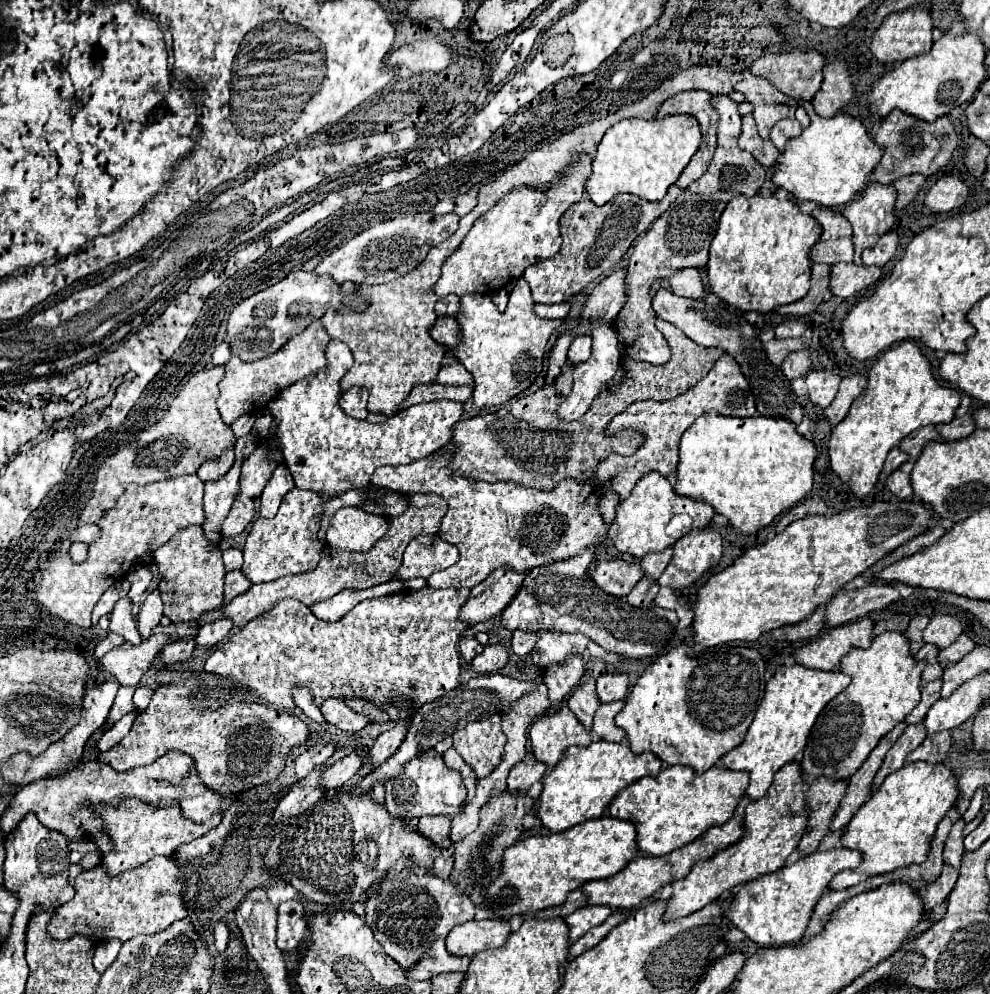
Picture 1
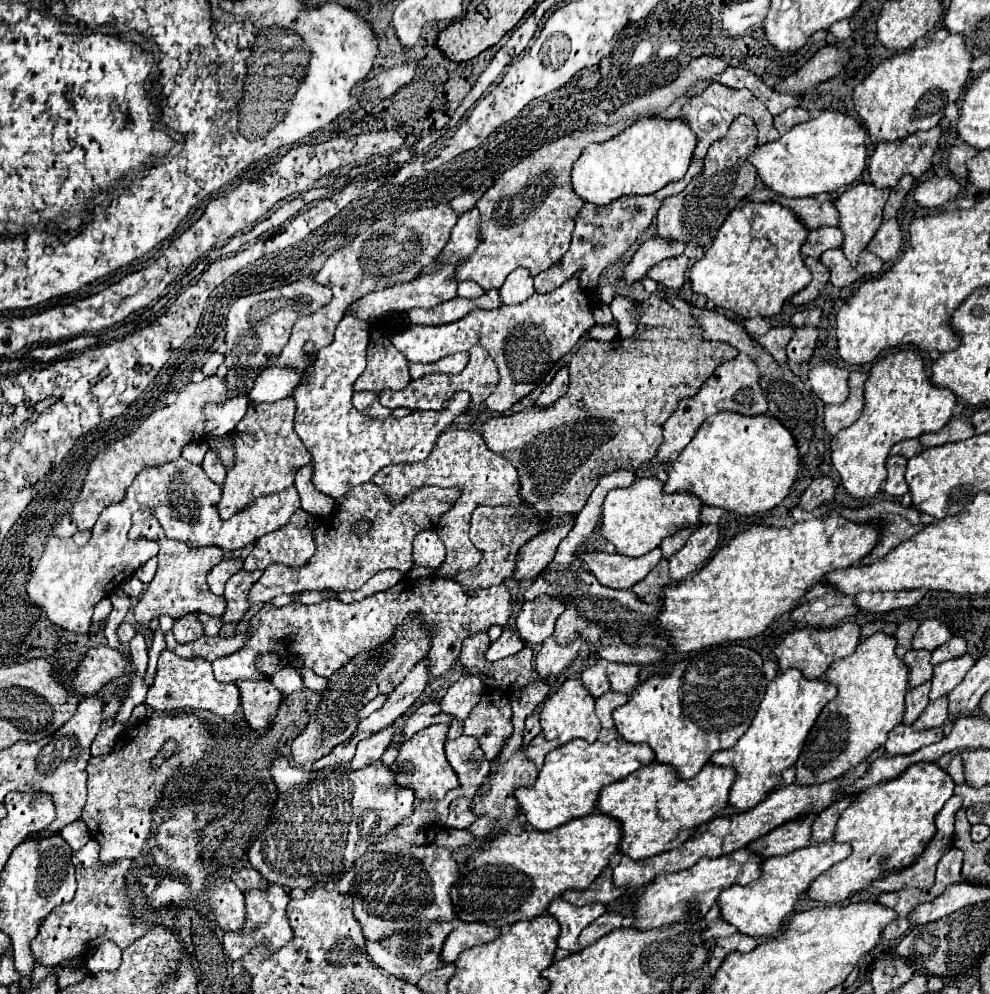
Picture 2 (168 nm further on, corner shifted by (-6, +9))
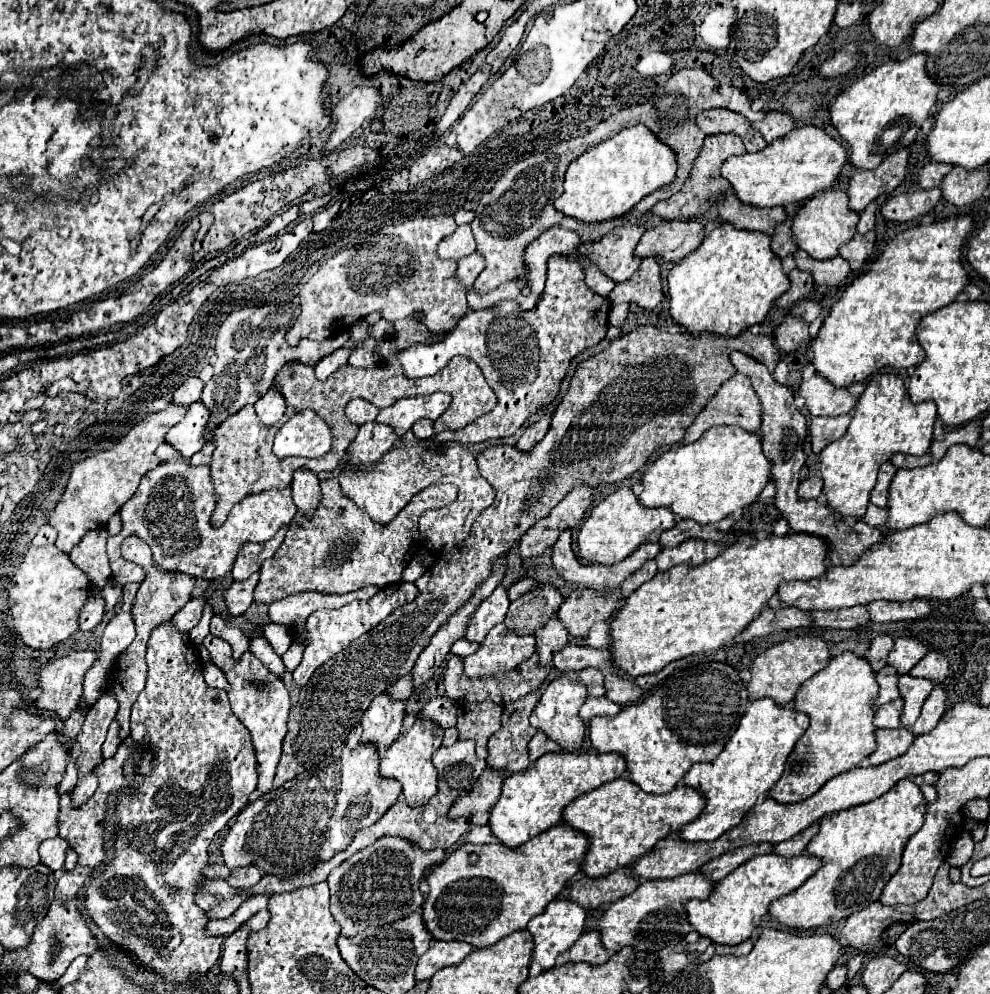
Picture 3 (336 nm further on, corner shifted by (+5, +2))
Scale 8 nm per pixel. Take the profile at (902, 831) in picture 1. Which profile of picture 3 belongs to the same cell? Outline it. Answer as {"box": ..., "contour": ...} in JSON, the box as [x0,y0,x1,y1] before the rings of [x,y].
{"box":[769,778,927,928],"contour":[[[903,778],[895,784],[895,788],[891,788],[887,794],[879,796],[873,802],[853,806],[849,810],[841,810],[837,814],[829,814],[821,818],[819,822],[821,830],[807,846],[807,852],[821,858],[823,866],[815,872],[815,876],[811,876],[797,890],[793,890],[791,894],[771,904],[769,912],[773,914],[773,918],[777,918],[783,926],[789,926],[789,928],[821,928],[821,926],[833,926],[839,920],[845,920],[851,914],[865,908],[865,904],[875,902],[883,886],[887,884],[887,880],[899,870],[905,844],[923,826],[925,812],[927,812],[927,800],[921,788],[913,780]]]}

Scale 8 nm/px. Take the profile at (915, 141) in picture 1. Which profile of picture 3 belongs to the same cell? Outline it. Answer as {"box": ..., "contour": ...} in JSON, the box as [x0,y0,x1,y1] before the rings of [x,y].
{"box":[849,148,909,212],"contour":[[[909,148],[887,156],[875,170],[855,170],[849,182],[849,206],[855,212],[863,212],[865,206],[879,194],[891,194],[905,180]]]}

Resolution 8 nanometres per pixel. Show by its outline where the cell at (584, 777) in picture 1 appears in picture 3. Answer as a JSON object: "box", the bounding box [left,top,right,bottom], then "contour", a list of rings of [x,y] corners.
{"box":[489,752,625,846],"contour":[[[555,752],[541,756],[531,768],[511,774],[503,782],[503,792],[491,810],[489,826],[505,846],[521,846],[543,830],[557,826],[563,820],[563,810],[577,796],[595,790],[597,786],[619,778],[617,768],[625,768],[621,754],[585,754],[585,752]]]}

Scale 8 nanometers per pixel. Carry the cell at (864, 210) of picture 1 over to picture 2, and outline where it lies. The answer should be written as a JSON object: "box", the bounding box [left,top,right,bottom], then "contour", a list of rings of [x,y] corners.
{"box":[834,183,888,261],"contour":[[[866,183],[852,185],[836,199],[834,205],[836,205],[838,215],[840,215],[838,229],[842,231],[842,237],[844,237],[842,251],[844,251],[844,255],[850,261],[854,261],[866,249],[866,241],[870,241],[874,237],[876,229],[880,227],[880,223],[882,223],[882,209],[886,205],[886,199],[888,199],[888,189],[876,189],[870,183],[868,185]]]}

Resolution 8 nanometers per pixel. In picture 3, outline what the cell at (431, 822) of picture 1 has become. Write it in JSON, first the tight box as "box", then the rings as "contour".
{"box":[449,768,503,818],"contour":[[[485,768],[485,772],[475,782],[473,790],[467,796],[459,796],[453,802],[449,818],[473,816],[477,812],[489,814],[501,796],[501,786],[503,786],[503,776],[499,772],[491,772],[489,768]]]}

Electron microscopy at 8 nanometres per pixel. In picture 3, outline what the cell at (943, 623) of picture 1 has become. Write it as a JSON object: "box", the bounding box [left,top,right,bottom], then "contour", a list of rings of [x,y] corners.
{"box":[887,638,927,674],"contour":[[[897,638],[893,650],[887,656],[887,662],[901,674],[907,674],[925,654],[927,646],[917,638]]]}

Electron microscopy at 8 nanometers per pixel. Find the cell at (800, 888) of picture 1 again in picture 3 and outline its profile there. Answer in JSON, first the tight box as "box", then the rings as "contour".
{"box":[687,852,823,946],"contour":[[[807,852],[793,858],[777,854],[751,858],[747,864],[741,864],[735,872],[731,872],[731,876],[719,880],[707,900],[695,898],[687,902],[689,922],[701,936],[711,938],[715,944],[735,946],[751,936],[755,926],[759,926],[761,918],[769,912],[773,900],[799,888],[815,874],[815,870],[819,870],[819,866],[823,866],[823,860]]]}

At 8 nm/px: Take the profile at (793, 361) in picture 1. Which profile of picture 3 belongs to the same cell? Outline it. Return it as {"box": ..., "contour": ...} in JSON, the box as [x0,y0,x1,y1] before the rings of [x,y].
{"box":[775,316,809,354],"contour":[[[787,316],[781,326],[775,330],[775,340],[779,344],[779,350],[783,354],[791,354],[795,352],[803,342],[809,340],[809,332],[807,332],[807,324],[801,320],[791,320],[791,316]]]}

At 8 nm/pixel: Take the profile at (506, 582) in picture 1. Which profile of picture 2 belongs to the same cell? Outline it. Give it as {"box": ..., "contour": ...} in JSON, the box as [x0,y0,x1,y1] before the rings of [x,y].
{"box":[514,519,574,581],"contour":[[[566,519],[566,525],[556,525],[554,529],[538,533],[538,537],[532,537],[522,549],[518,551],[518,567],[514,571],[514,577],[520,581],[534,579],[552,559],[560,545],[560,541],[570,533],[574,525],[574,519]]]}

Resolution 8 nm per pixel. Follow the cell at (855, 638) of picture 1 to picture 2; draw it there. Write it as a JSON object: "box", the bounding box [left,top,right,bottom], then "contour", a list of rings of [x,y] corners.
{"box":[774,623,860,679],"contour":[[[844,623],[840,627],[830,627],[830,629],[804,627],[792,631],[782,639],[782,643],[774,651],[778,661],[778,673],[798,667],[798,671],[802,671],[802,675],[806,675],[808,679],[820,679],[832,661],[854,653],[858,645],[858,635],[860,635],[860,627],[856,623]]]}

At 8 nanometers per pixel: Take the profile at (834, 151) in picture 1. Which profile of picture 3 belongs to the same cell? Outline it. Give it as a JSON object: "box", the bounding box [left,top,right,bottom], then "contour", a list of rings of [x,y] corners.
{"box":[721,126,847,208],"contour":[[[801,126],[791,130],[787,136],[773,140],[761,152],[731,156],[723,164],[721,174],[733,184],[733,190],[743,204],[773,208],[803,202],[817,192],[829,190],[839,178],[843,166],[847,164],[847,158],[847,148],[839,140],[831,138],[823,128]]]}

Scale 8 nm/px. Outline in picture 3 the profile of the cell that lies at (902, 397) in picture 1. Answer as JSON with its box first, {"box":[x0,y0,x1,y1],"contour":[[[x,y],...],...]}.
{"box":[821,374,937,518],"contour":[[[875,374],[853,410],[853,420],[843,438],[827,444],[821,452],[821,478],[827,504],[839,516],[861,518],[869,504],[869,492],[875,486],[877,470],[895,452],[921,456],[927,452],[937,420],[937,404],[927,400],[913,404],[907,388],[897,374]]]}

